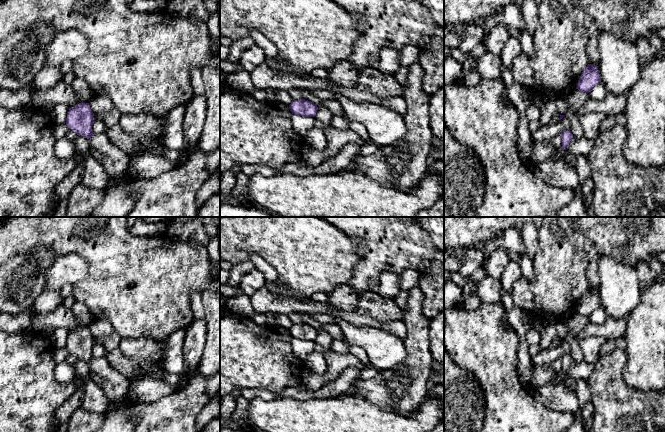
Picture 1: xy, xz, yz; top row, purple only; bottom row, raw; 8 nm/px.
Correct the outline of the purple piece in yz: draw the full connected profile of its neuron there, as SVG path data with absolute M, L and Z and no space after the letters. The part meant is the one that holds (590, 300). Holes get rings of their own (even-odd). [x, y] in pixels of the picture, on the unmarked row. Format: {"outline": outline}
{"outline": "M588 288L578 304L576 313L589 317L590 314L599 306L601 306L601 304L598 290L595 288Z"}

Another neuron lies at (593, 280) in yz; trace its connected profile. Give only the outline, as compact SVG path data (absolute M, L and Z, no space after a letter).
M595 257L588 265L587 278L589 283L589 288L595 288L599 294L599 276L597 272L599 257Z

